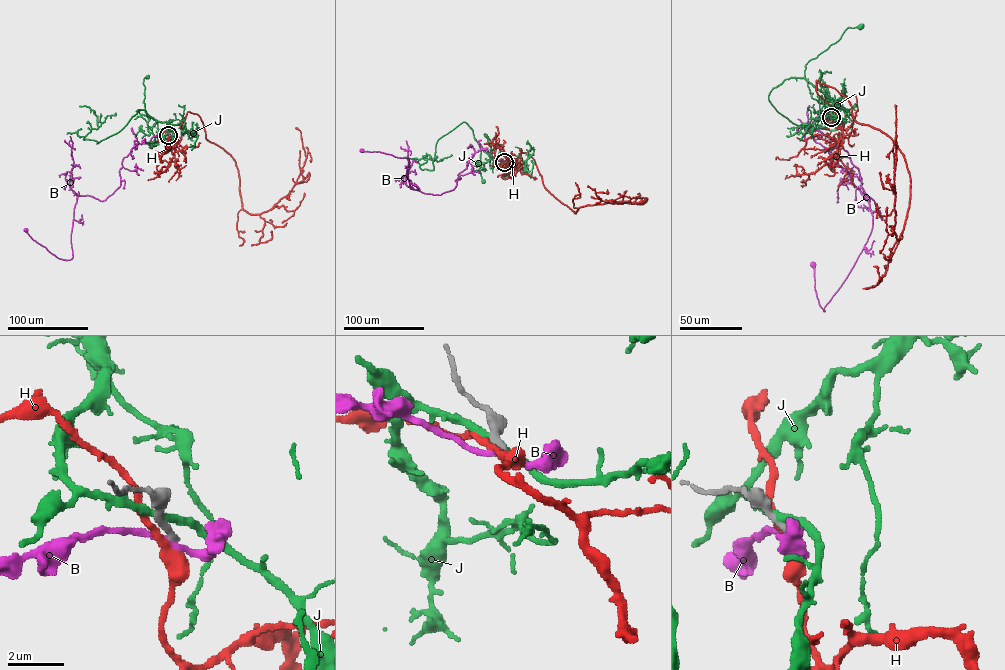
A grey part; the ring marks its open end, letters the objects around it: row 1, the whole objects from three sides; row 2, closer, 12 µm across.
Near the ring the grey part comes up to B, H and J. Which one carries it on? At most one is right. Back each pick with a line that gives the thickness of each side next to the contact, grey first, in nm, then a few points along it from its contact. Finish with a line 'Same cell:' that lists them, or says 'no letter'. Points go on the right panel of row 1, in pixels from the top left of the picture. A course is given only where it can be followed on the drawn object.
Same cell: no letter

